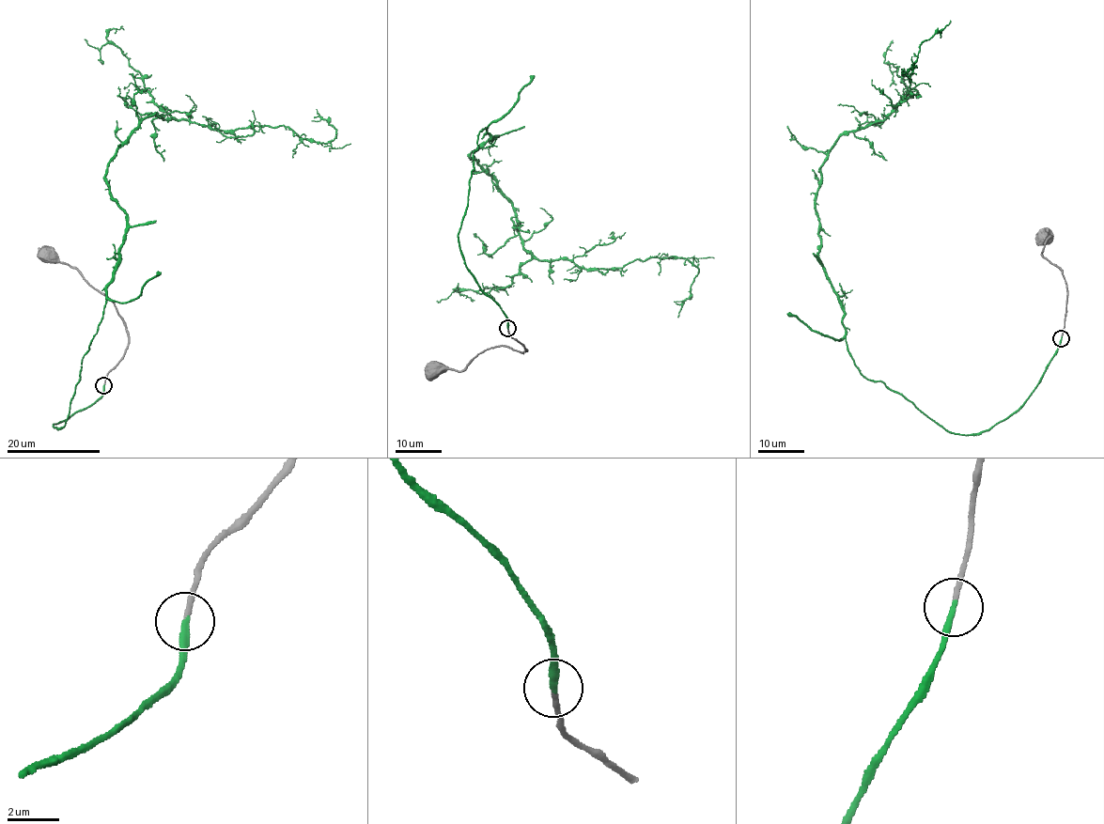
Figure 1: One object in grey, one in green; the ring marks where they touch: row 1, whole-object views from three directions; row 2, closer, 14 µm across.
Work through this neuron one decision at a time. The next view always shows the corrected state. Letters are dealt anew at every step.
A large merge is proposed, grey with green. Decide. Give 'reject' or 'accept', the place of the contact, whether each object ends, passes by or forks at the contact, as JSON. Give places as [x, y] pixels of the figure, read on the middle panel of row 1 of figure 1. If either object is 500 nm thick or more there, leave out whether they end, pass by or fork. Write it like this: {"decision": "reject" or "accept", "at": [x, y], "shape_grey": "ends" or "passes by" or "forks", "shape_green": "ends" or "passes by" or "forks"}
{"decision": "accept", "at": [507, 328], "shape_grey": "ends", "shape_green": "ends"}

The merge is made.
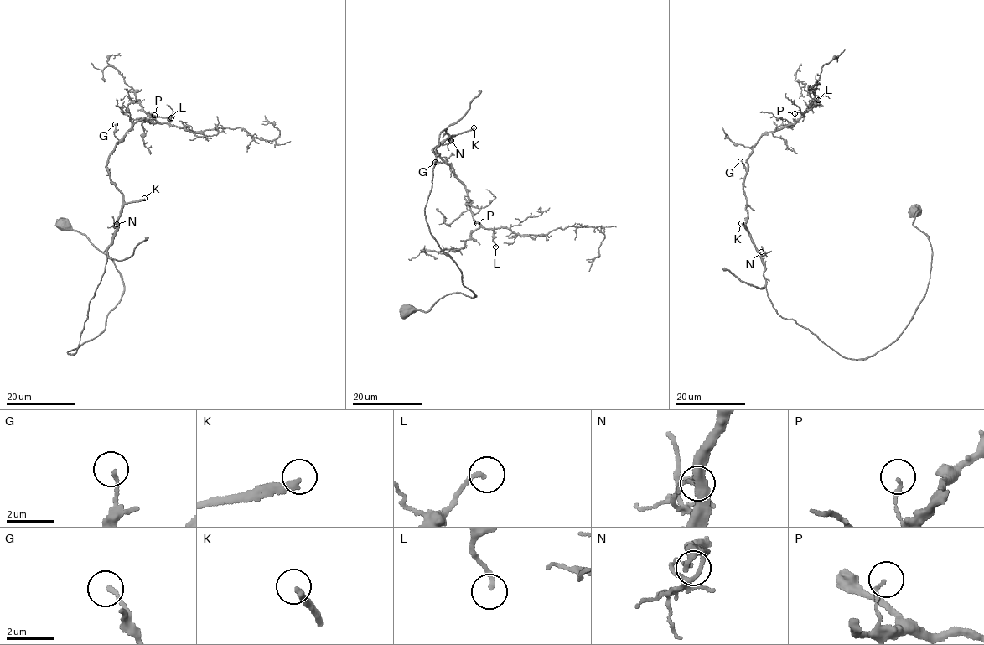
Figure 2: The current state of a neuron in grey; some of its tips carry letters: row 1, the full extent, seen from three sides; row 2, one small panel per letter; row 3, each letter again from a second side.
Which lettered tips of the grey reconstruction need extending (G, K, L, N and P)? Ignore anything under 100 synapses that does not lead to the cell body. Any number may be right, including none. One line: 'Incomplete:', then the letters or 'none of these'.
Incomplete: K

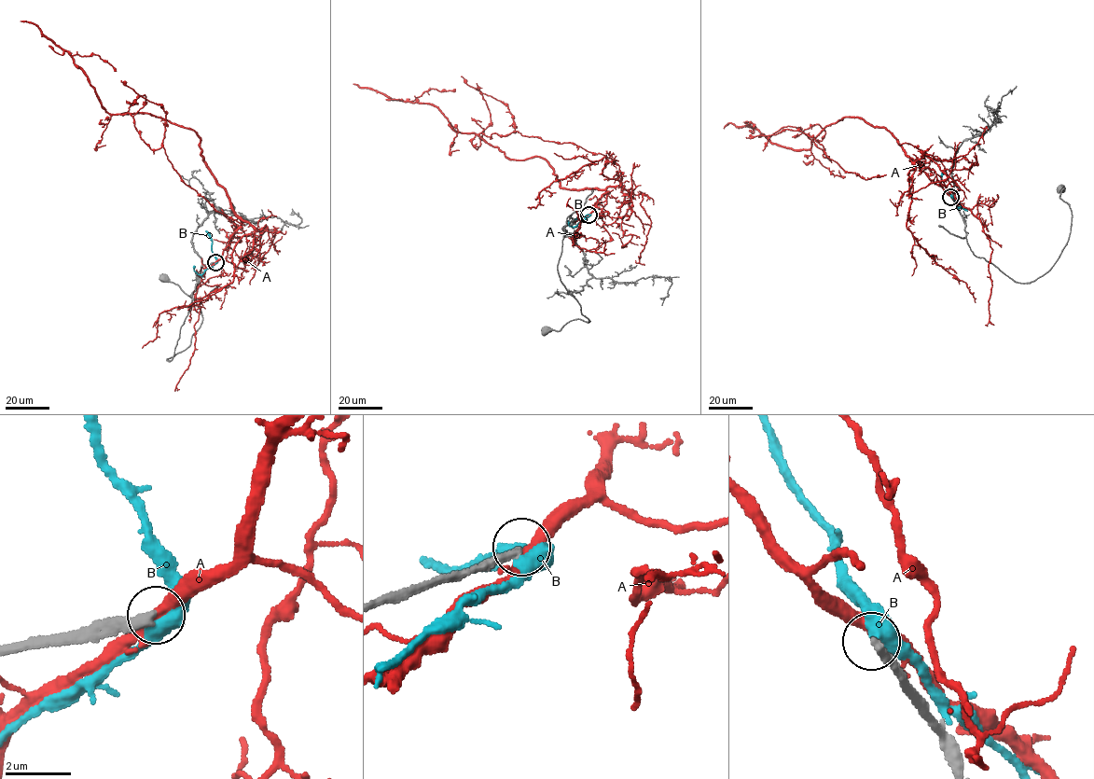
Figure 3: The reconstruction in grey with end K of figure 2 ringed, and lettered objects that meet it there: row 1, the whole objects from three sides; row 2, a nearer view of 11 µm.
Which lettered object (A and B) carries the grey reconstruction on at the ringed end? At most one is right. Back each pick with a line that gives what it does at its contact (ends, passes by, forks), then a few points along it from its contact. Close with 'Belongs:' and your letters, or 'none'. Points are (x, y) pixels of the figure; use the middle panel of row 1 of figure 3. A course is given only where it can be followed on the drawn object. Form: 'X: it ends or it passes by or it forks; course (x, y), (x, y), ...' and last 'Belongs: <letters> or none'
Belongs: none

